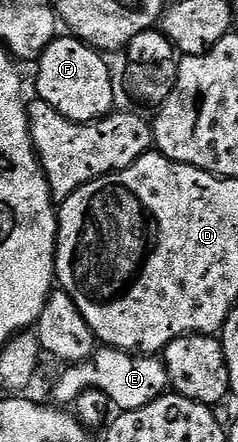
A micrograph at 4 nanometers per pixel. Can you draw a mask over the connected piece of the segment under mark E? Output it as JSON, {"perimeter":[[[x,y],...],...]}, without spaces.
{"perimeter":[[[105,345],[99,346],[85,363],[67,366],[65,370],[54,383],[53,402],[58,405],[73,405],[80,392],[95,387],[100,389],[100,393],[108,393],[111,404],[119,412],[144,409],[144,405],[167,394],[170,387],[168,369],[161,358],[153,355],[129,355],[127,351]]]}

